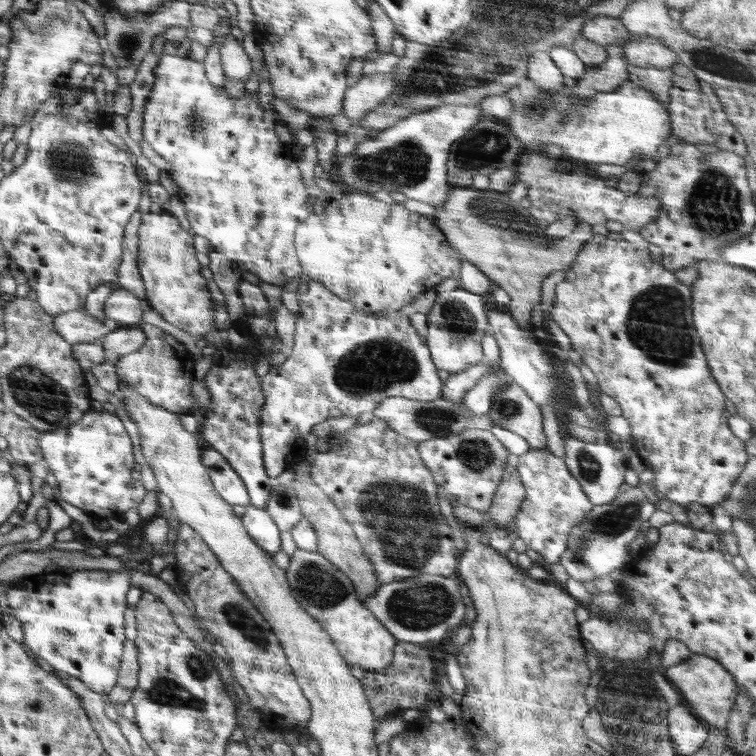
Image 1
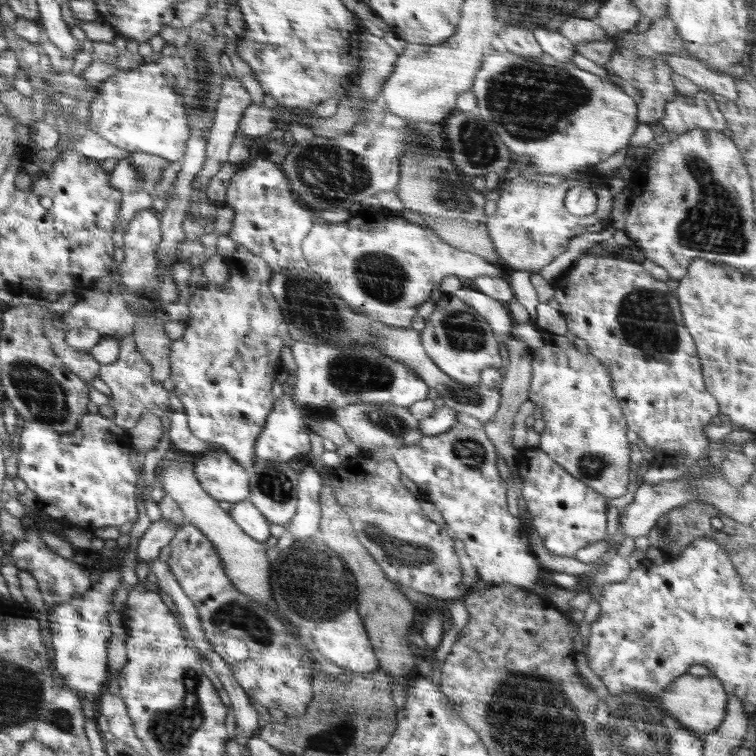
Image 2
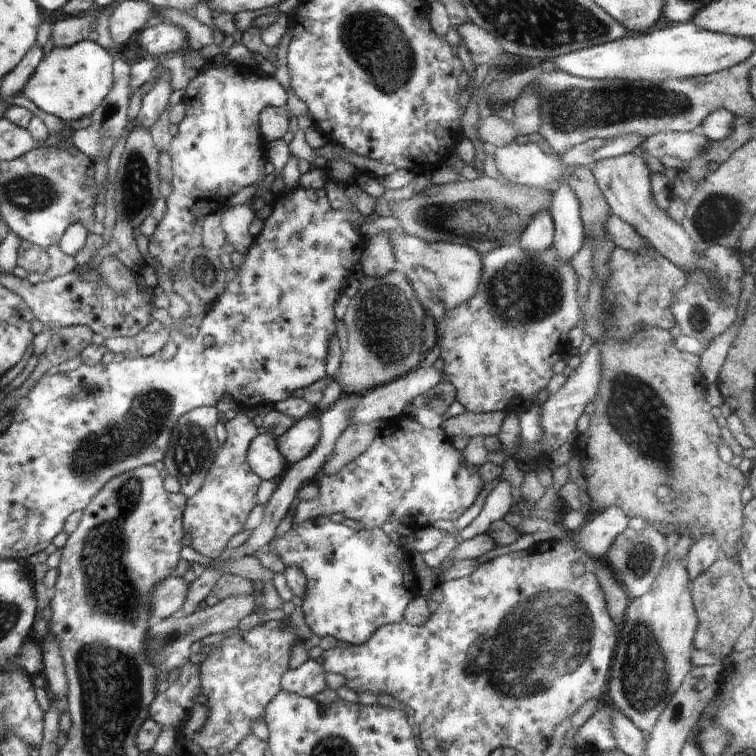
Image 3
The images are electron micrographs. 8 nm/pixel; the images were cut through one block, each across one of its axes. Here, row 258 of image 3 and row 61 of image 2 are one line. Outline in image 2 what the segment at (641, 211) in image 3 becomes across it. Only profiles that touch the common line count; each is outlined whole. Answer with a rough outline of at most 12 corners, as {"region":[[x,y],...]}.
{"region":[[666,54],[670,70],[709,90],[737,100],[730,74],[705,68],[696,57]]}

